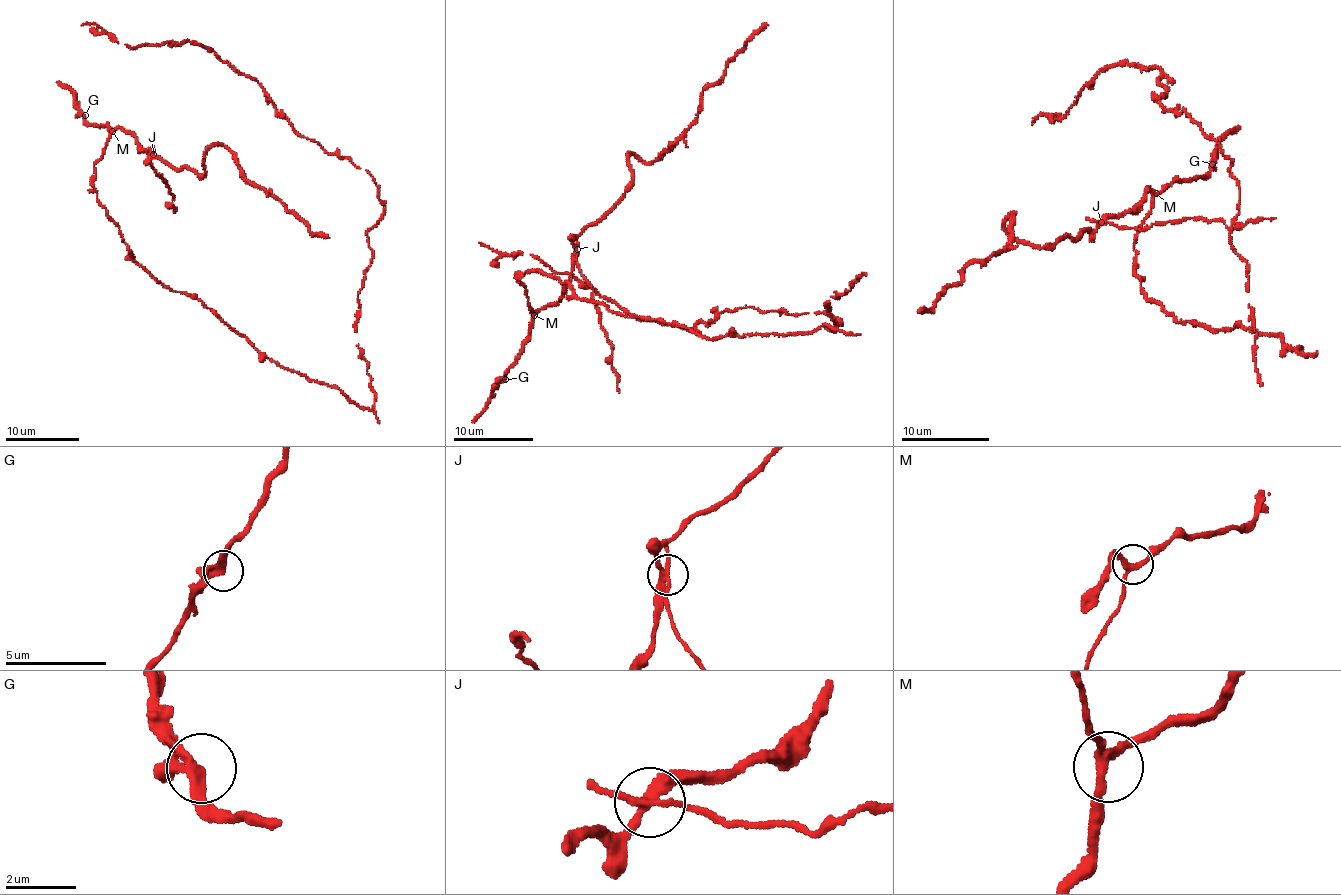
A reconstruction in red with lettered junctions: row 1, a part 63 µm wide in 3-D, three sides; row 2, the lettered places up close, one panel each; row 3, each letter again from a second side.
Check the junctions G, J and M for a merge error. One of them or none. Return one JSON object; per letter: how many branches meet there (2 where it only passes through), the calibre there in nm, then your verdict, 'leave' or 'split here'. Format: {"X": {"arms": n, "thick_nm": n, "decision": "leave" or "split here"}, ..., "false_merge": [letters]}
{"G": {"arms": 3, "thick_nm": 260, "decision": "leave"}, "J": {"arms": 4, "thick_nm": 260, "decision": "split here"}, "M": {"arms": 3, "thick_nm": 240, "decision": "leave"}, "false_merge": ["J"]}

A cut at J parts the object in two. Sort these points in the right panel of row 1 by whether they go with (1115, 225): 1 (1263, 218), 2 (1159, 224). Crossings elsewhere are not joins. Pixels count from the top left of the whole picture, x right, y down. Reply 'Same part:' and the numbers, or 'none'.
Same part: 1, 2

